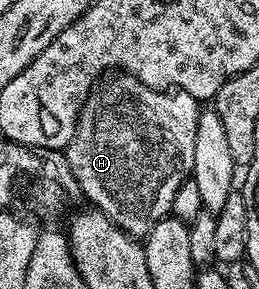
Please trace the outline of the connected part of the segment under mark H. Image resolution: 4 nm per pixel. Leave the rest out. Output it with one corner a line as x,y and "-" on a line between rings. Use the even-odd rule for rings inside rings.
116,71
97,81
92,86
92,90
88,93
88,98
80,109
80,118
76,124
76,130
66,150
70,170
73,171
73,178
77,181
79,192
84,197
85,195
88,196
87,204
99,209
100,212
108,216
114,224
122,231
126,231
130,236
137,239
147,237
148,232
154,227
154,223
158,223
163,217
171,214
174,194
178,192
178,187
182,187
184,181
191,178
192,168
194,167
194,131
198,131
198,115
200,110
201,106
196,98
191,97
189,93
151,89
146,87
146,83
142,83
138,78
130,76
129,73

